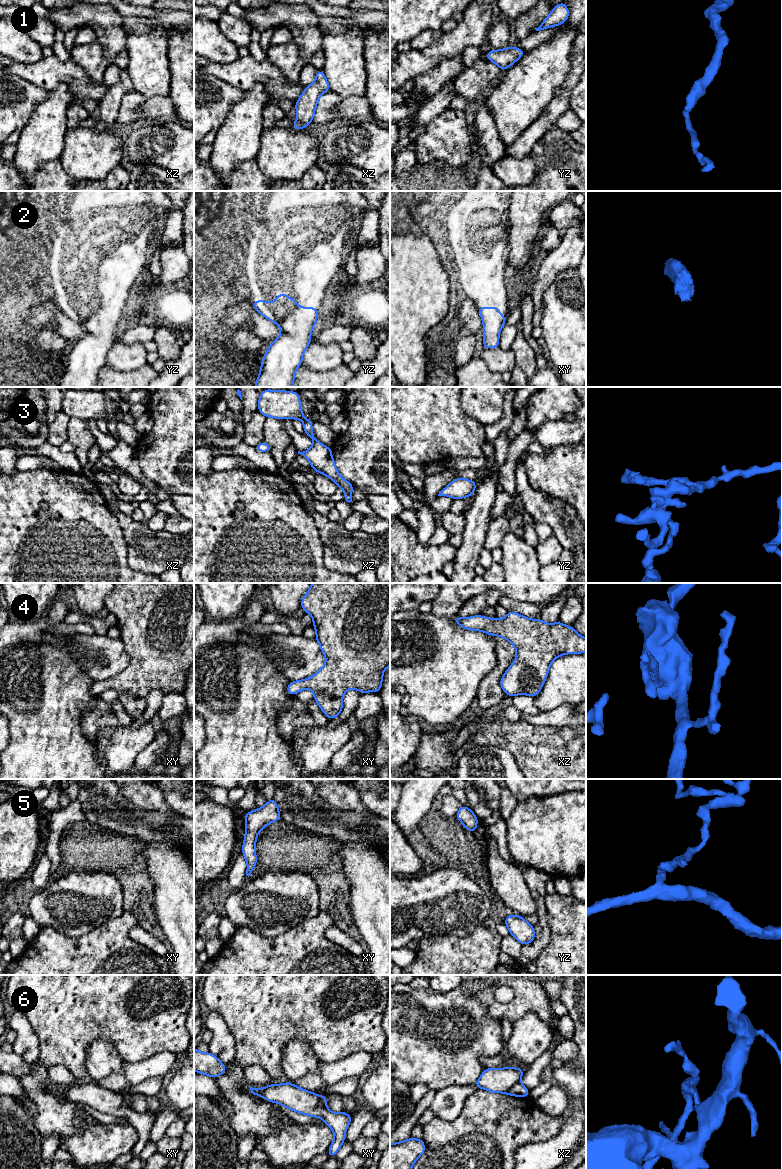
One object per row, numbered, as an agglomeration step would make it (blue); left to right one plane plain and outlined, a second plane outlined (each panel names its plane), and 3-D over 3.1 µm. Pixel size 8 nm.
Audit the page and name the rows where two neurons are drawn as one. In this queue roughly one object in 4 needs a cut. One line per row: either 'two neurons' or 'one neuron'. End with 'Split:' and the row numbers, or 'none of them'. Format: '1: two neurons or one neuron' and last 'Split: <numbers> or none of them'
1: one neuron
2: one neuron
3: one neuron
4: one neuron
5: one neuron
6: two neurons
Split: 6

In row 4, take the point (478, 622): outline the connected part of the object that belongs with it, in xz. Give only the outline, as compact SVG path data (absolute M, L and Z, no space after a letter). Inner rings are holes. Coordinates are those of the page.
M508 611L504 619L475 615L468 618L455 616L453 621L464 629L503 637L515 646L515 657L518 659L511 663L500 679L501 688L510 697L523 694L535 698L545 683L551 663L556 658L564 654L586 652L586 638L578 634L573 626L566 626L560 621L548 624L541 619L529 619L513 611Z

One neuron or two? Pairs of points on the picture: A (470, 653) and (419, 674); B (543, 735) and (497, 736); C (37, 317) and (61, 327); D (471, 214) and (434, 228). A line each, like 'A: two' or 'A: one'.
A: one
B: one
C: one
D: one

